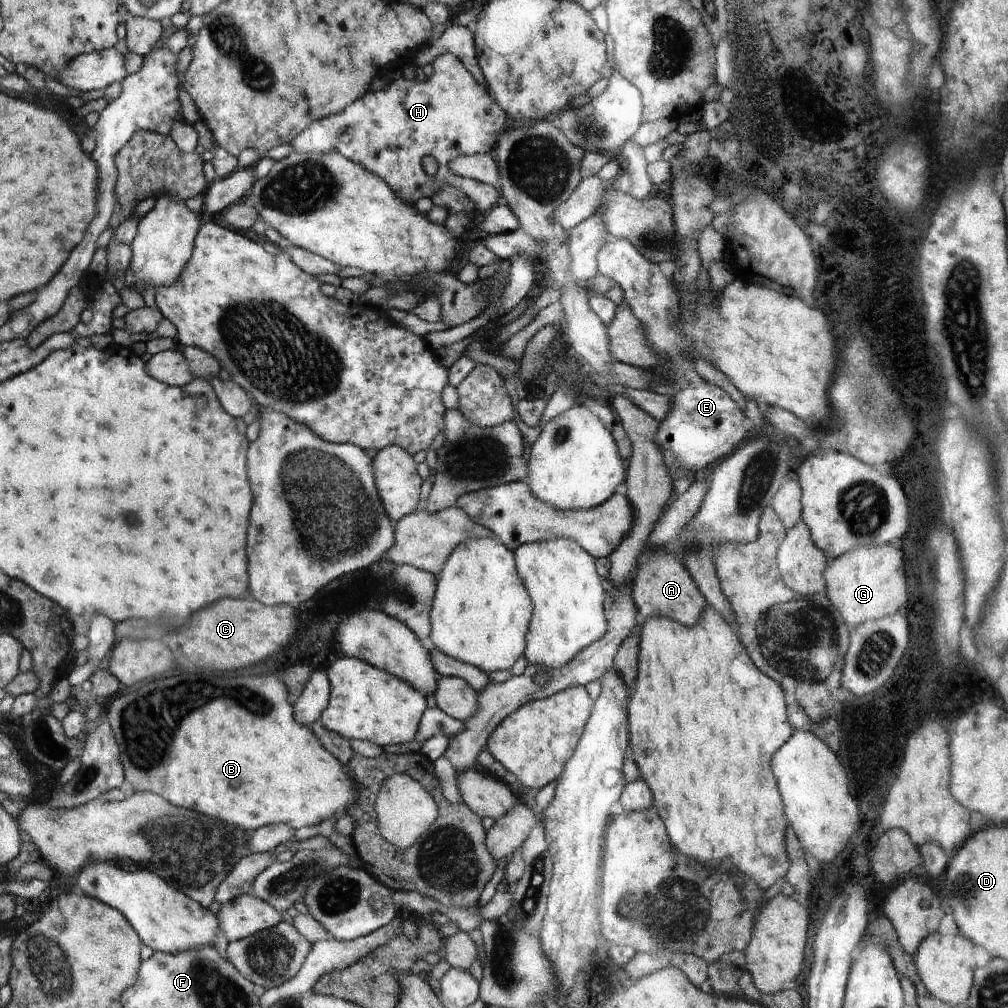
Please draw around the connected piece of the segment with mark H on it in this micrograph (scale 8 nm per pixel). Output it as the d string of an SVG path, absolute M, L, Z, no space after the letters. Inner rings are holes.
M444 53L431 64L433 74L424 80L408 73L393 80L387 89L369 90L342 112L309 124L290 144L303 153L341 154L379 176L407 205L413 205L420 197L430 198L439 184L446 184L464 191L478 210L488 211L497 206L499 189L454 174L449 163L456 157L491 148L511 122L510 118L457 56ZM424 156L436 160L437 175L430 176L424 171Z

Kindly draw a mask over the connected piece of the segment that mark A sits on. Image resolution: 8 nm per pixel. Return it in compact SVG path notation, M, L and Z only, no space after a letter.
M661 549L643 553L643 559L637 566L629 587L641 621L645 621L650 616L665 616L680 624L692 626L707 606L704 595L699 591L678 556L674 553L665 553Z

